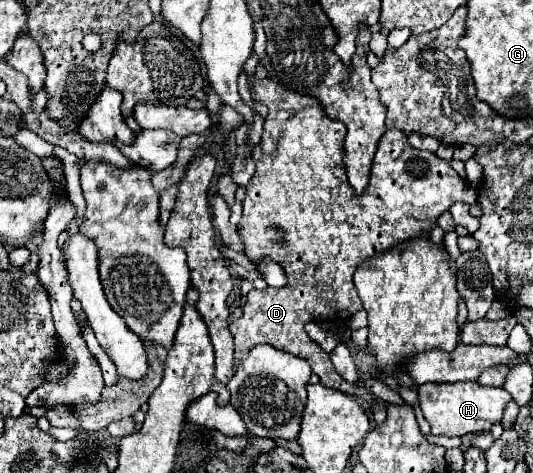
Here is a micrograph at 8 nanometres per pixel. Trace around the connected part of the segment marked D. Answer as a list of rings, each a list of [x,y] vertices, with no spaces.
[[[251,75],[249,81],[253,99],[261,101],[269,109],[269,113],[265,117],[265,131],[261,139],[263,155],[257,161],[255,175],[245,187],[247,193],[243,197],[243,217],[239,221],[239,233],[245,241],[245,253],[253,261],[267,257],[281,265],[289,279],[289,285],[283,289],[269,287],[263,291],[251,291],[247,295],[243,315],[229,325],[235,341],[235,359],[241,361],[253,345],[273,345],[279,351],[305,359],[311,365],[313,373],[319,375],[323,385],[371,401],[375,397],[373,393],[367,393],[367,389],[363,387],[349,385],[335,371],[329,353],[323,351],[315,341],[311,341],[303,331],[305,323],[323,321],[333,327],[345,325],[357,311],[363,309],[353,285],[353,271],[357,269],[357,265],[361,265],[365,259],[371,259],[371,255],[391,249],[393,245],[413,235],[427,235],[437,223],[437,217],[449,211],[455,201],[465,201],[467,205],[477,203],[477,191],[467,189],[465,181],[453,171],[453,167],[447,161],[439,159],[435,153],[417,151],[415,147],[411,147],[403,131],[385,131],[373,157],[371,181],[365,191],[357,195],[349,185],[343,169],[345,125],[341,121],[329,119],[323,113],[317,97],[313,95],[289,91],[273,79],[257,79],[255,75]]]

